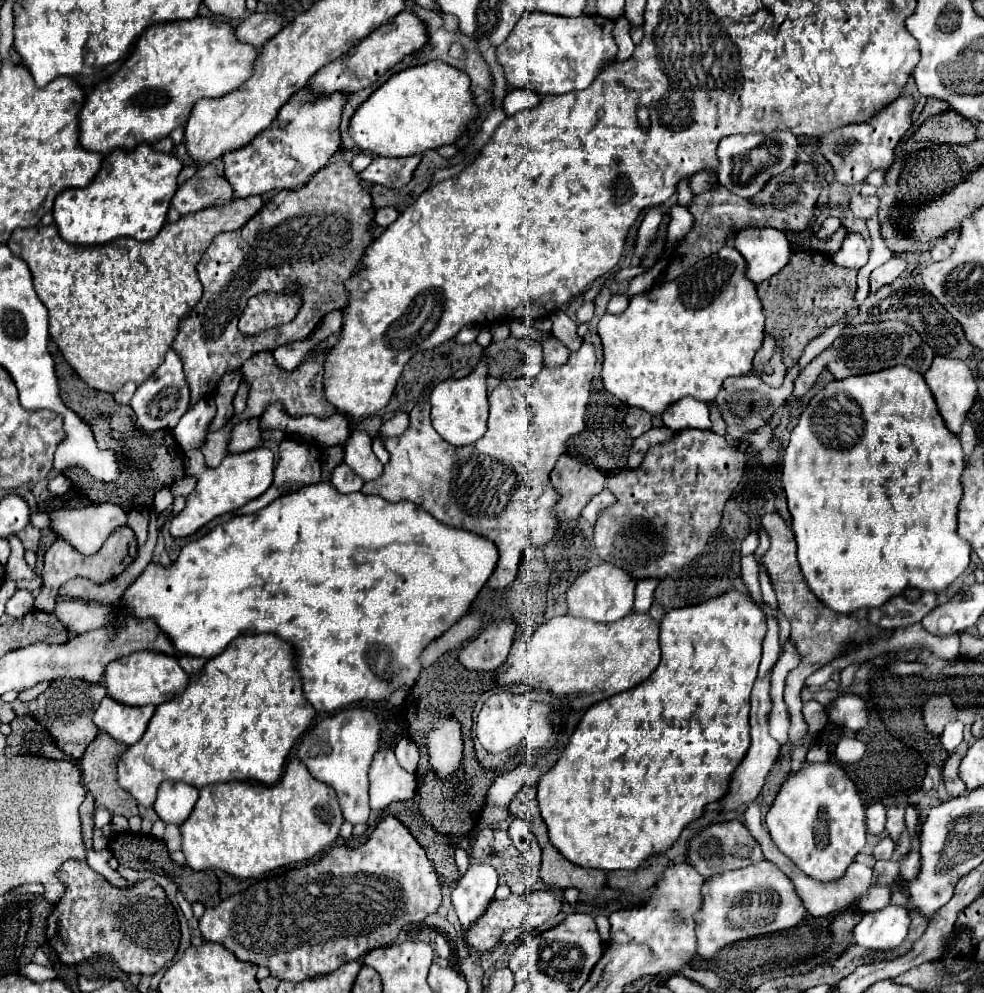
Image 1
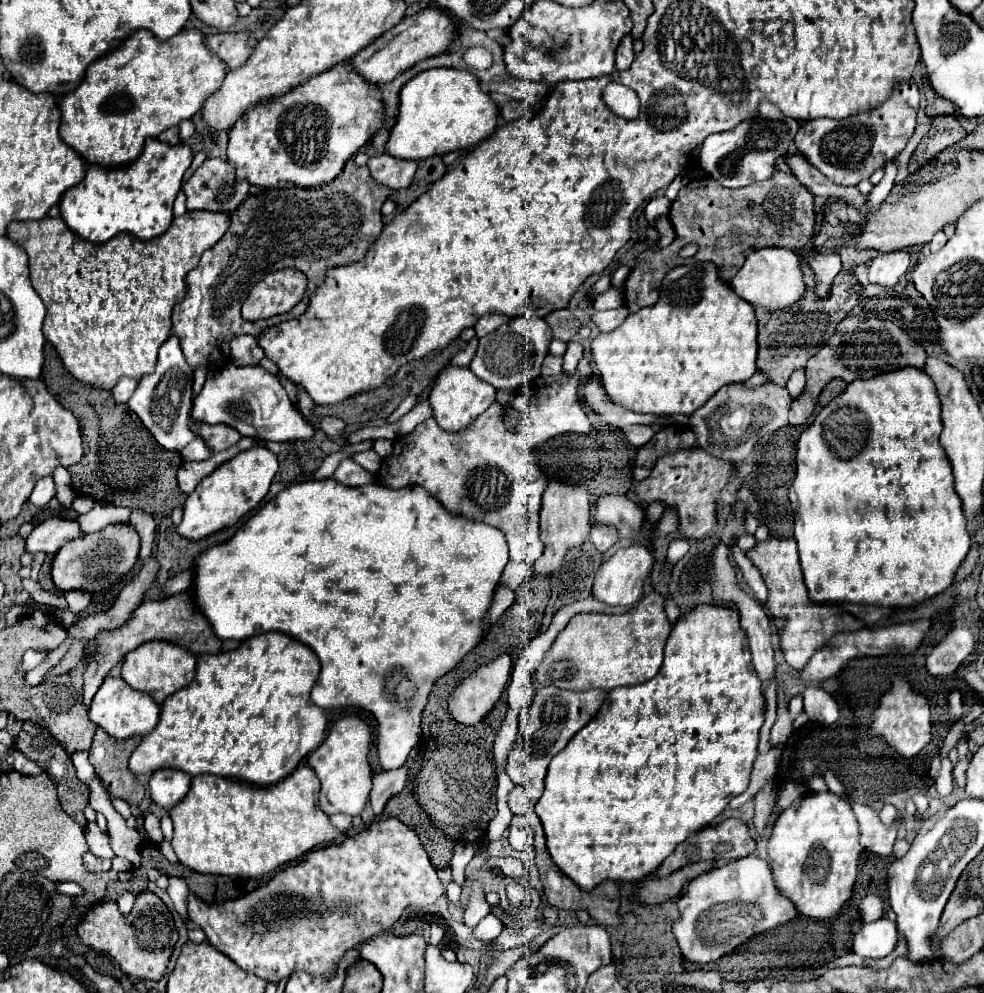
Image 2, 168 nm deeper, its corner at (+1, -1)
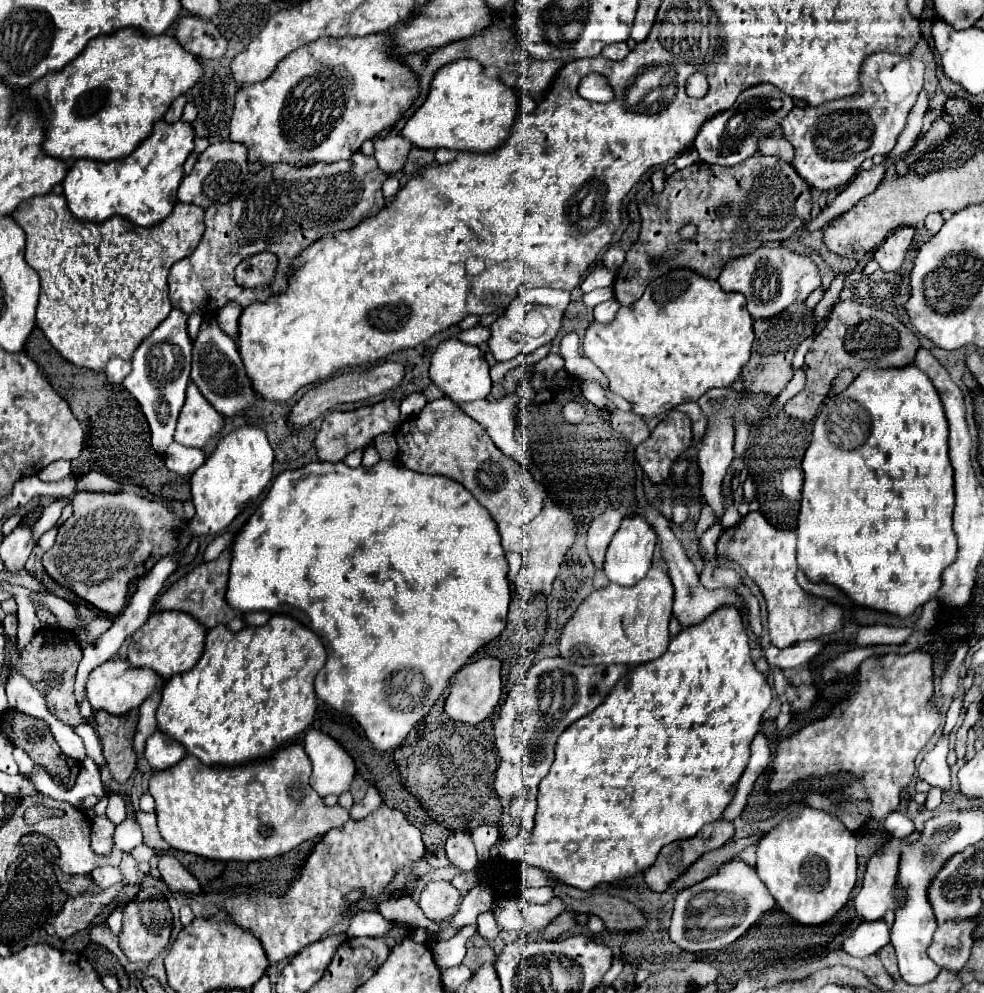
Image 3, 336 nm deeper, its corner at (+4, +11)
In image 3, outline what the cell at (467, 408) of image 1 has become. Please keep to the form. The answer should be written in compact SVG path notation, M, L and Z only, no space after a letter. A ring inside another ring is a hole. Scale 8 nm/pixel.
M458 338L444 340L432 354L432 362L430 362L432 382L440 390L444 390L446 396L452 398L454 402L474 402L474 400L486 398L492 390L492 380L490 380L488 370L490 370L490 366L488 366L482 350L478 346L460 342Z

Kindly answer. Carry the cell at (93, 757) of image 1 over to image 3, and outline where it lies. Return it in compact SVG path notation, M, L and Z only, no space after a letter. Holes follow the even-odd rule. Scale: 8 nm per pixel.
M104 710L96 712L98 734L104 746L104 758L118 784L124 784L136 768L134 752L134 732L138 724L138 710L126 712L122 716L112 716Z

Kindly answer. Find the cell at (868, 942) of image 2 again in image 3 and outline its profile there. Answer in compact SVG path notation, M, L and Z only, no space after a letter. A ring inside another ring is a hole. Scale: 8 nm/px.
M884 920L878 922L862 922L856 932L844 940L842 950L846 950L850 956L864 958L870 954L876 954L880 948L884 948L890 942L890 928Z

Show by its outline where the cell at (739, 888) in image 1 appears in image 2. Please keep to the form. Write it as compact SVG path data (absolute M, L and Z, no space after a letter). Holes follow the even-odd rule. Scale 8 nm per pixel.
M759 856L741 858L693 878L677 898L677 906L681 918L673 926L673 934L681 954L697 964L715 962L751 936L787 924L797 916L795 904L777 890L767 860Z

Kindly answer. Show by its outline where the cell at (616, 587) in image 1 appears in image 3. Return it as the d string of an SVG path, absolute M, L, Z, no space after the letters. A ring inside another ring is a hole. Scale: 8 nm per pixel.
M640 514L638 516L626 516L618 528L618 532L614 534L610 546L608 546L608 552L606 552L606 562L604 562L604 572L608 576L610 582L616 582L616 584L622 584L622 586L632 586L636 584L638 580L642 580L652 564L652 552L654 552L654 546L656 546L656 530L654 526L642 518Z

